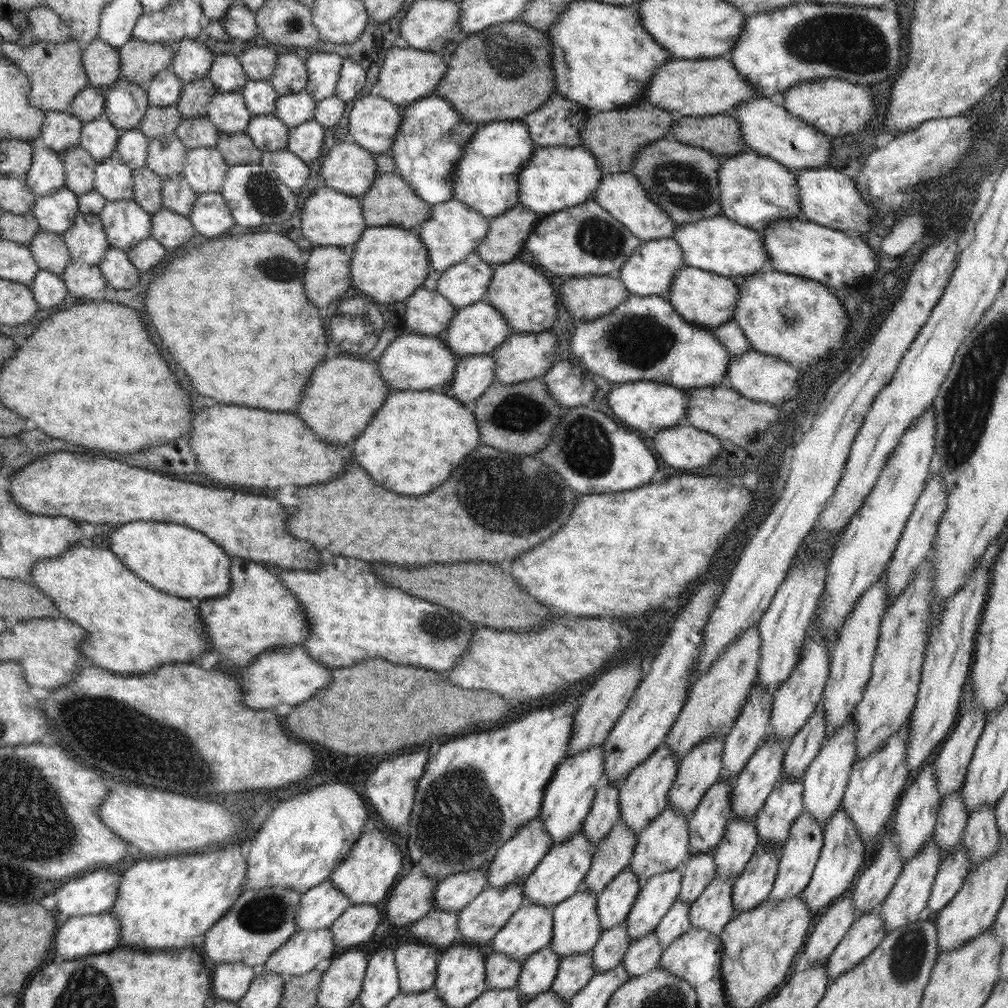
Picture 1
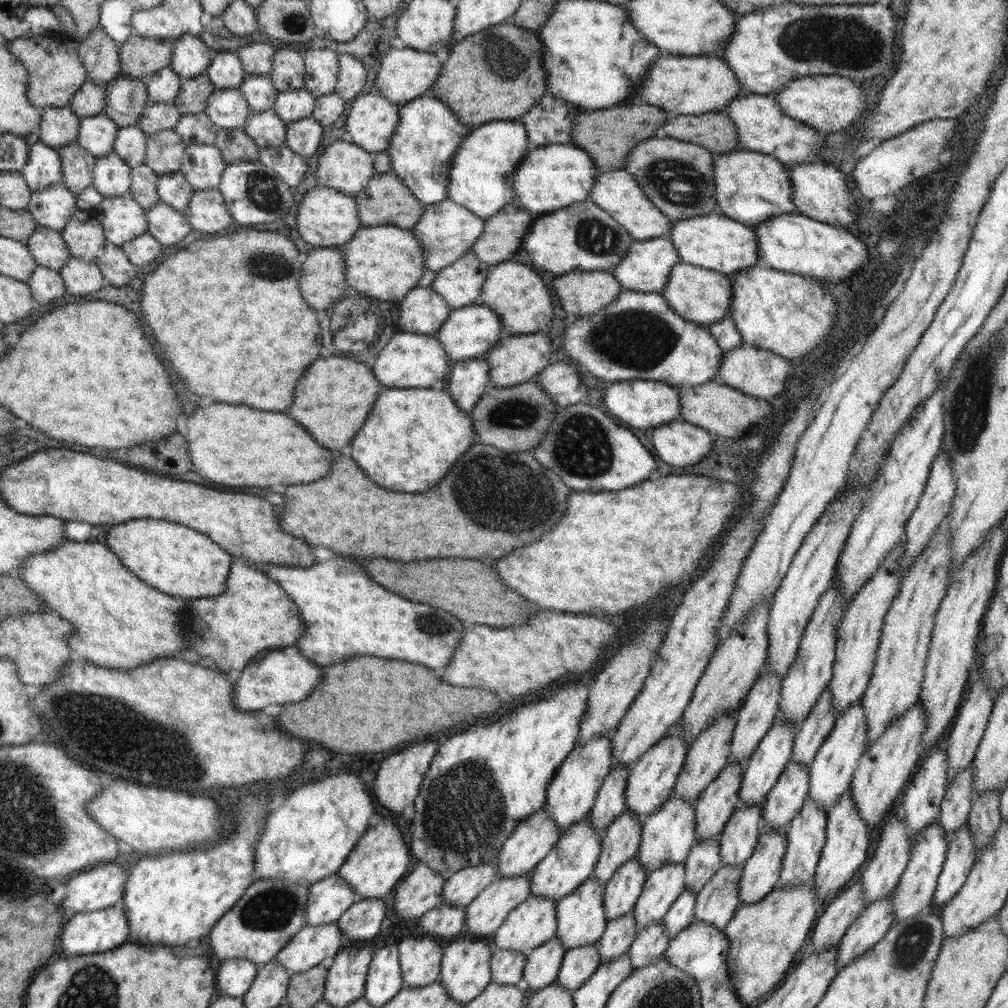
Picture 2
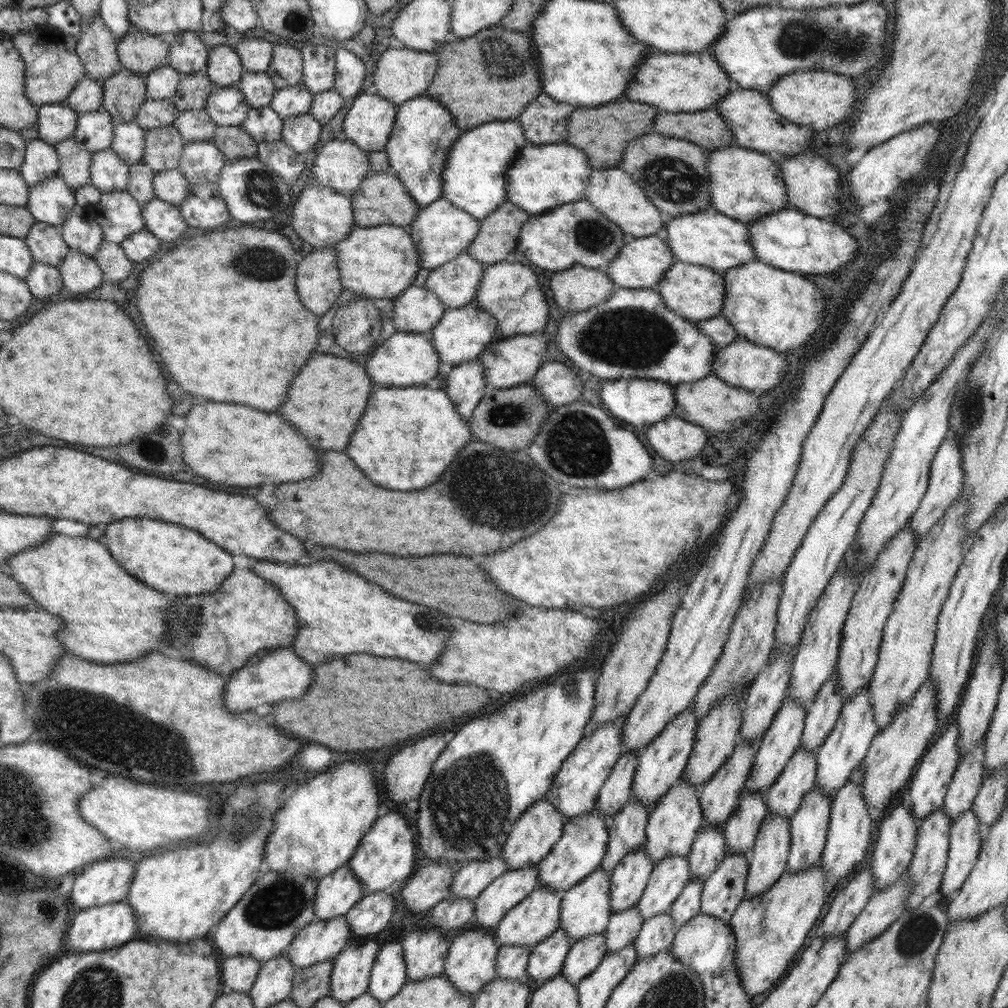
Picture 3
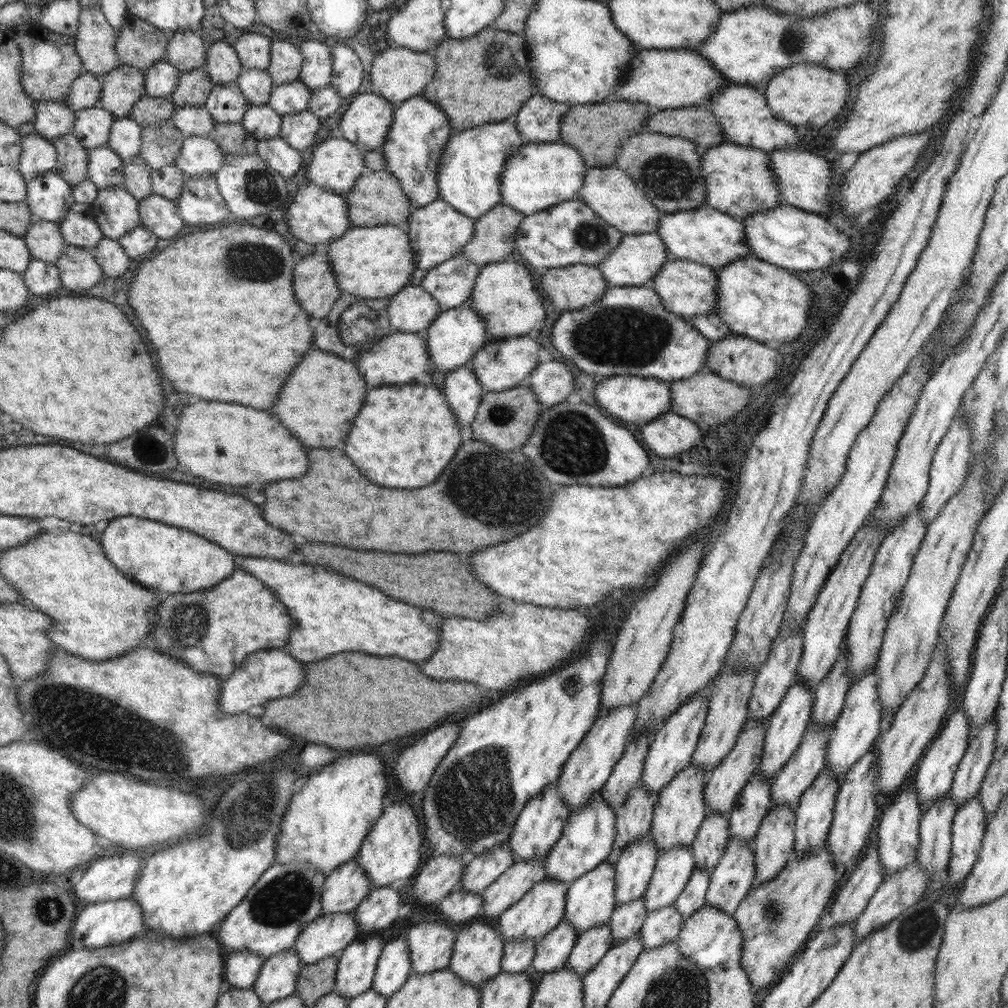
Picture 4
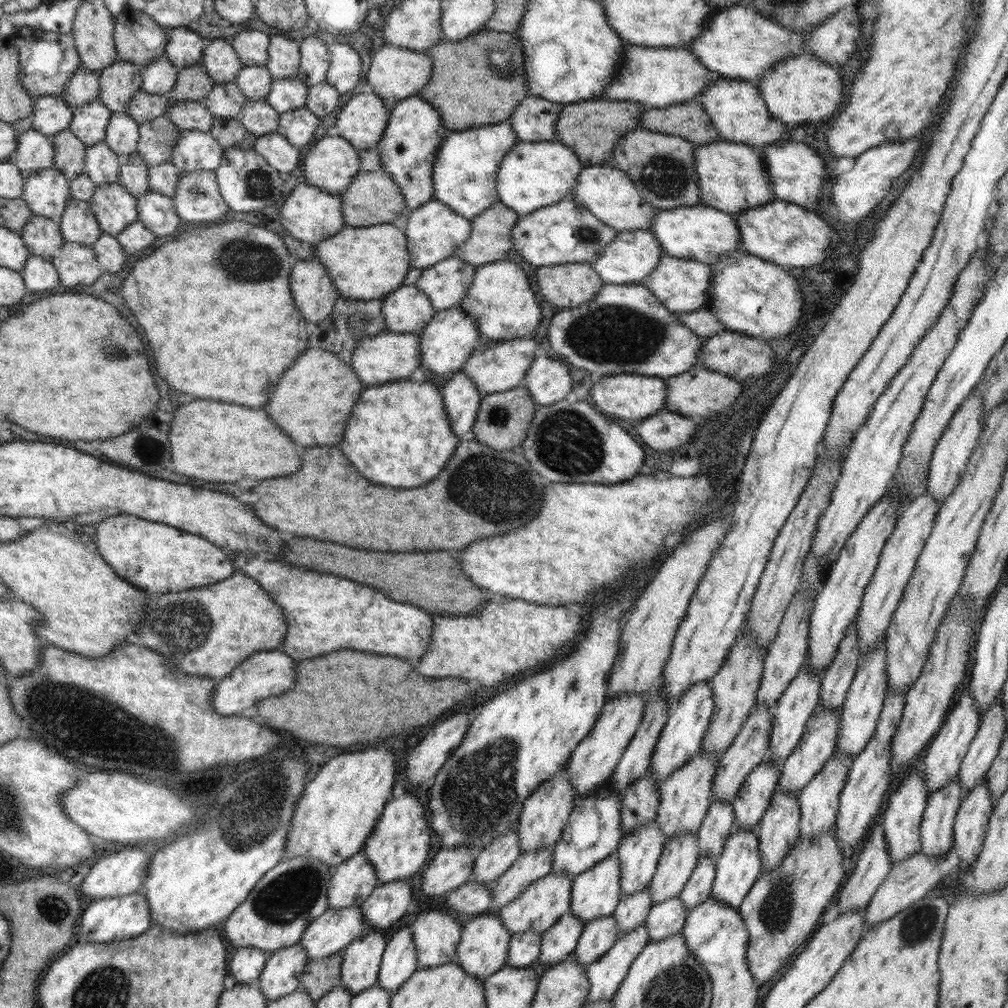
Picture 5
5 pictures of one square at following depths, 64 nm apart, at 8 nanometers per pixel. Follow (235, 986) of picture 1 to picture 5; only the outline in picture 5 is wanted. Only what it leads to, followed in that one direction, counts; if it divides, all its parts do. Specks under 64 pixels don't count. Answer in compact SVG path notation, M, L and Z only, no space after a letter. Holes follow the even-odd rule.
M238 948L227 964L230 983L257 982L267 960L268 955L259 948Z

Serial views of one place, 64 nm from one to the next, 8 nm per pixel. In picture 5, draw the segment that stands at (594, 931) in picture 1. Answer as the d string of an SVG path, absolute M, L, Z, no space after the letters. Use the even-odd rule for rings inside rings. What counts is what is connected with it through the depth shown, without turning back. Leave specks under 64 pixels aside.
M618 856L596 863L572 881L569 912L584 924L612 915L622 898Z

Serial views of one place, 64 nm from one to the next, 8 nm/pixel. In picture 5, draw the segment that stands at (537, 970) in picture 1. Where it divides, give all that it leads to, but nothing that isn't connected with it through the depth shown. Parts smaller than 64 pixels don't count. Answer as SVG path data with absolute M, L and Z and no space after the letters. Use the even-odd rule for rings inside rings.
M565 913L541 936L538 962L546 968L564 962L575 951L584 923L572 913Z

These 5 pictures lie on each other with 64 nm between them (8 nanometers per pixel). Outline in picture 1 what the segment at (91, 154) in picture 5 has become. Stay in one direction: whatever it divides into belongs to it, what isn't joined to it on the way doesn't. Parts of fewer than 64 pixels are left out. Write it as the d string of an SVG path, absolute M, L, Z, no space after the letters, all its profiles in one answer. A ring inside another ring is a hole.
M117 151L96 163L94 190L108 200L130 200L135 197L133 169L120 160Z

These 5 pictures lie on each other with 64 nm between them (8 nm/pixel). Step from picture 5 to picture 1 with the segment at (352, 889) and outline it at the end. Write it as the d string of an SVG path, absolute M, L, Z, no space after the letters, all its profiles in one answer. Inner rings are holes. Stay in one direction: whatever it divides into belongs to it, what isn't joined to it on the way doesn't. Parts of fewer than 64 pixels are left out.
M331 880L309 888L301 894L296 911L297 930L329 928L350 905L349 898Z

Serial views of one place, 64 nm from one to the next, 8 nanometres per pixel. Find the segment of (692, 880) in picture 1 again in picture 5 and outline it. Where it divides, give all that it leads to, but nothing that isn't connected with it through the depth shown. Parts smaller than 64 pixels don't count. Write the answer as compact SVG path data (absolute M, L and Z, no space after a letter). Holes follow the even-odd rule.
M713 800L697 832L702 859L708 857L716 860L722 855L726 841L735 828L735 822L733 802Z

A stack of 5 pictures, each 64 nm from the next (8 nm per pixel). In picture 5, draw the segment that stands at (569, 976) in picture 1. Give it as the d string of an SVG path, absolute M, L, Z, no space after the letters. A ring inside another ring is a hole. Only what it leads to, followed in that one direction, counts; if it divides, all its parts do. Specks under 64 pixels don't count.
M614 914L586 923L573 952L575 959L587 968L591 962L598 960L605 952L608 952L609 948L612 948L619 935Z

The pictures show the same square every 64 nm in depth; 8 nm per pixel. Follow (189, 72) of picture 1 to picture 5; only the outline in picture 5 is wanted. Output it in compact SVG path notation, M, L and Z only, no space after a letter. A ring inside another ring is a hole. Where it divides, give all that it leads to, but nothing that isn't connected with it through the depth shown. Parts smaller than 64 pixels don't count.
M173 27L165 46L165 56L178 69L199 63L207 42L189 27Z

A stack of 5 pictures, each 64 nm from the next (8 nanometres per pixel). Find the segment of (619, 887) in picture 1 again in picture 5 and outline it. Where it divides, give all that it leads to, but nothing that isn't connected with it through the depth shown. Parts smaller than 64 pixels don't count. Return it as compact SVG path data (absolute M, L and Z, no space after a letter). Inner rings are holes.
M656 820L624 836L616 851L622 896L649 886L668 840Z

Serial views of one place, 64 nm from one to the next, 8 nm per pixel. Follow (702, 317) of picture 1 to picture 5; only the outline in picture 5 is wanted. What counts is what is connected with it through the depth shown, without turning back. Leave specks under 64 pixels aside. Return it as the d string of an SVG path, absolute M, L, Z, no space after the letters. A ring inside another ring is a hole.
M663 253L656 268L645 278L644 286L651 290L656 299L662 303L669 312L677 316L684 313L705 309L708 306L709 286L711 286L711 265L696 260L676 258Z

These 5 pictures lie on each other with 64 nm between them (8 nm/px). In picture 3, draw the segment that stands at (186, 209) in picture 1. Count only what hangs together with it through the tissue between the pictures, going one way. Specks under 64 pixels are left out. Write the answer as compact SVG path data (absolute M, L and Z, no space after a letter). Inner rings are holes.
M179 167L156 170L154 174L153 191L155 196L164 202L180 207L189 191L190 181L185 174Z

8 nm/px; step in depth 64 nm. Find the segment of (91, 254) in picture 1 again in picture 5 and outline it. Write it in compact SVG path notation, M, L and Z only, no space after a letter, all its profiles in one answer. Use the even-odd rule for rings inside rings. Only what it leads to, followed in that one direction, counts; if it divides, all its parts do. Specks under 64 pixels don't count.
M74 198L68 201L59 227L64 241L90 246L102 233L90 203Z

